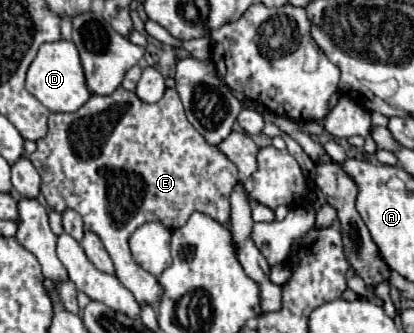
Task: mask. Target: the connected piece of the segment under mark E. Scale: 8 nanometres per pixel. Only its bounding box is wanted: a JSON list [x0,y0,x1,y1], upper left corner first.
[30,86,240,308]

